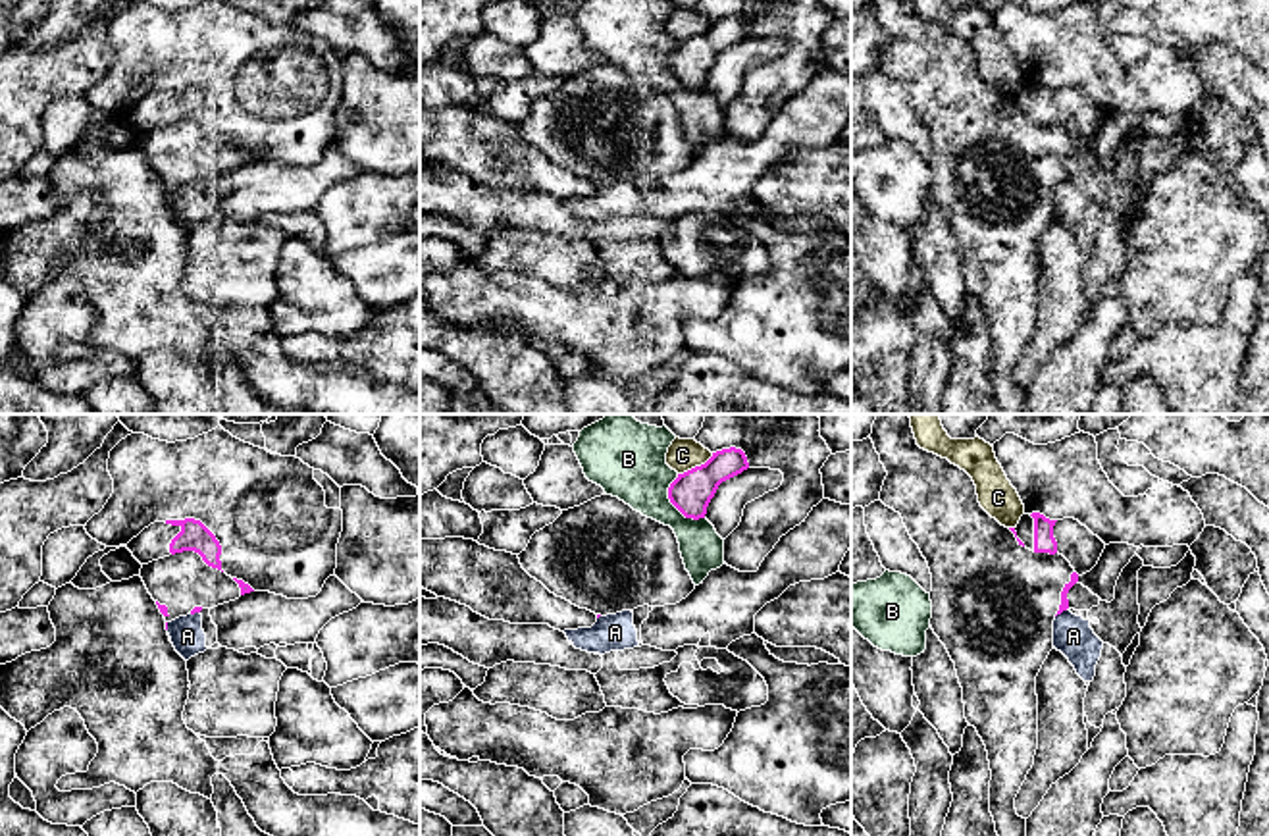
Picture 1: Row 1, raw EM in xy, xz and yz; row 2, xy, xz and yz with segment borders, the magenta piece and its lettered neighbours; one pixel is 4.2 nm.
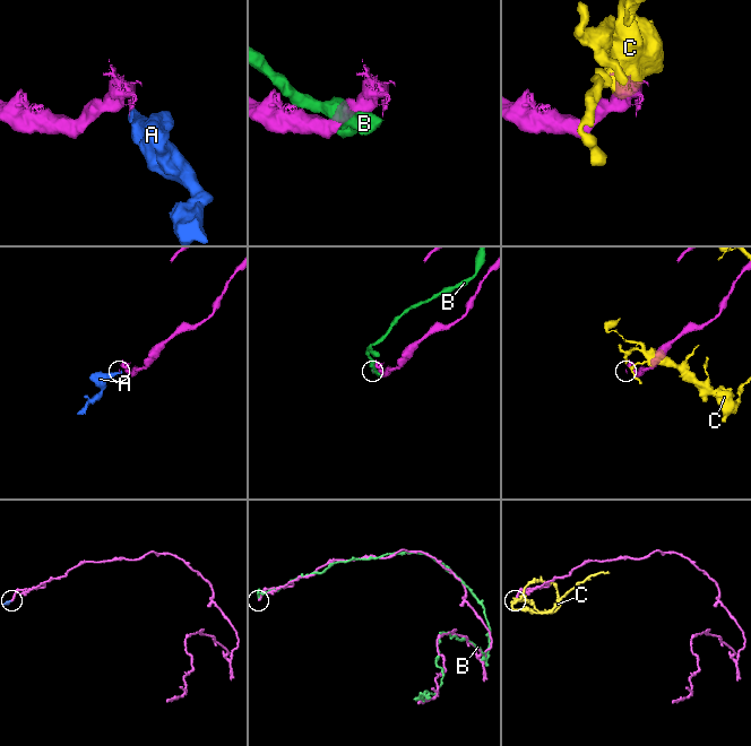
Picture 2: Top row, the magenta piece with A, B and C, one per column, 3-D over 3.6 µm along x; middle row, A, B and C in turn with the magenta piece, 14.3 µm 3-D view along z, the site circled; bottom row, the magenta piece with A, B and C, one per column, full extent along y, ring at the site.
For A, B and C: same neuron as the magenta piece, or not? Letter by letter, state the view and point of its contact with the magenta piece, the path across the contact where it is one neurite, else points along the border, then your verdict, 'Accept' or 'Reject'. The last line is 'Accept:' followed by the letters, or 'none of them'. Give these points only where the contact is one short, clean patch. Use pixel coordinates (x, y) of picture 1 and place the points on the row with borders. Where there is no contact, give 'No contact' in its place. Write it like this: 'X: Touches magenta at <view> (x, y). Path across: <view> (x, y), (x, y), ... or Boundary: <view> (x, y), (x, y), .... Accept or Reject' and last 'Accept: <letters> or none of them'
A: Touches magenta at yz (1061, 611). Boundary: yz (1067, 607), (1056, 617). Reject
B: Touches magenta at xz (674, 505). Reject
C: Touches magenta at xz (696, 467). Reject
Accept: none of them

